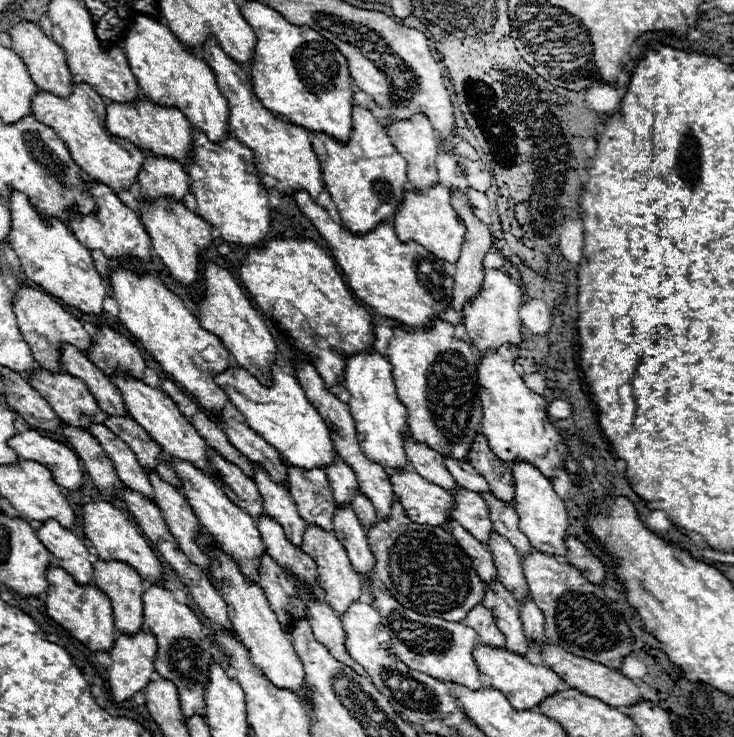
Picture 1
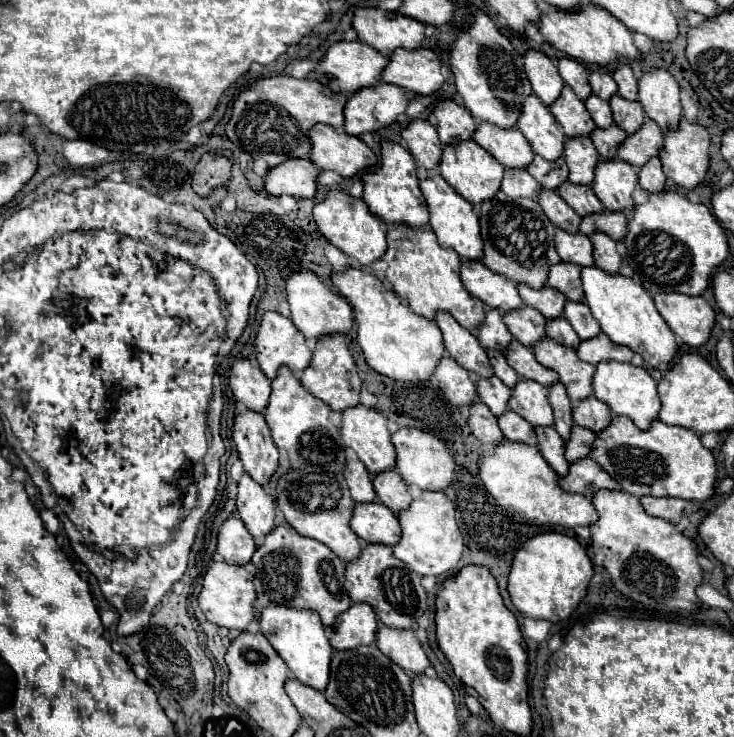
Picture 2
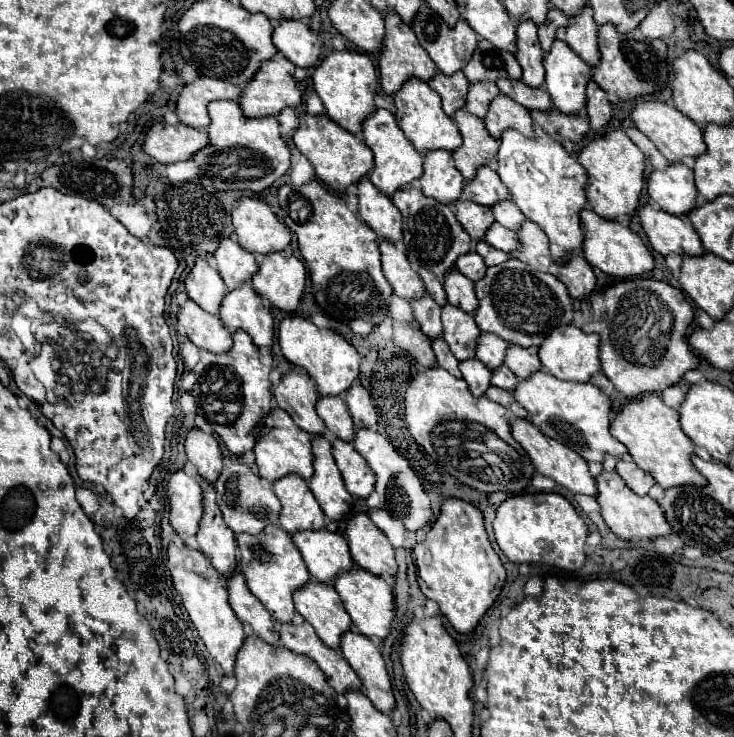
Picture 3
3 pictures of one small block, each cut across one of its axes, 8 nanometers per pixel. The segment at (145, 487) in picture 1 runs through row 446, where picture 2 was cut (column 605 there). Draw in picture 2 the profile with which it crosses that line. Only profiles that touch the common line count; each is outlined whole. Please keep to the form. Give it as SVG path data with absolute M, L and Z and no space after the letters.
M592 94L584 104L586 104L586 110L590 112L590 116L598 128L608 128L612 124L612 110L610 110L608 102L604 102Z

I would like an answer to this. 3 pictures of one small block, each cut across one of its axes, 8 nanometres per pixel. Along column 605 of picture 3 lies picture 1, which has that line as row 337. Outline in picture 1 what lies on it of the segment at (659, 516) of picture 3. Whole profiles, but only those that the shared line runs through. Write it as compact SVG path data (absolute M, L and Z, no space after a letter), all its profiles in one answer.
M484 268L484 282L478 292L478 296L464 306L464 326L468 336L476 342L478 350L498 350L502 344L514 344L518 346L522 342L520 336L520 316L518 310L524 304L524 296L518 288L518 284L506 276L502 270Z

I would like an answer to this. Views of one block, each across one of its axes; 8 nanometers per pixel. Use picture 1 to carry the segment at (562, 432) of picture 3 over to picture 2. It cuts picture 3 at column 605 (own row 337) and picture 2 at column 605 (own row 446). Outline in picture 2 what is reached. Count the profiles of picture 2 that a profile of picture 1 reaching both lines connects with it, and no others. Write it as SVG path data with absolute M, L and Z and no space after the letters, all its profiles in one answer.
M616 416L610 428L596 436L594 450L590 454L610 476L622 486L622 490L642 498L642 496L672 496L692 502L706 502L714 496L716 482L716 460L710 450L706 450L696 432L682 426L666 426L656 420L650 430L636 428L626 416Z

